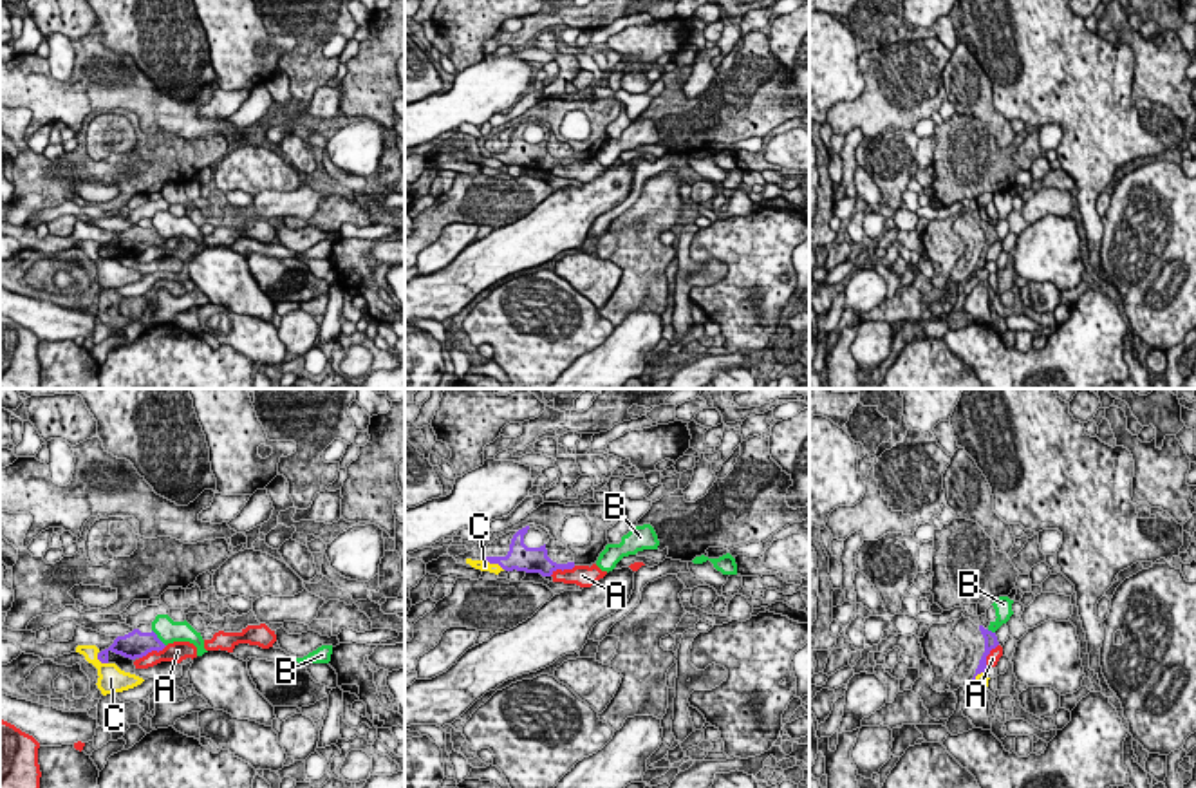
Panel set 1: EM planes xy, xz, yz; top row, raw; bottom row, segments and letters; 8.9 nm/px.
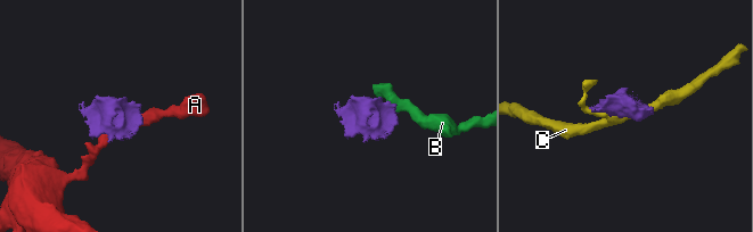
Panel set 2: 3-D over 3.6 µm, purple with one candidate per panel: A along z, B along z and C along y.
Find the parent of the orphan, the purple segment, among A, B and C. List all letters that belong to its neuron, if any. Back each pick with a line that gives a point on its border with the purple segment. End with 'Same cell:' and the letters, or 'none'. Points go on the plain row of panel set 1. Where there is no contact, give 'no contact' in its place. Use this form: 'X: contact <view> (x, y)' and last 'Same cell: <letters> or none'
Same cell: none

